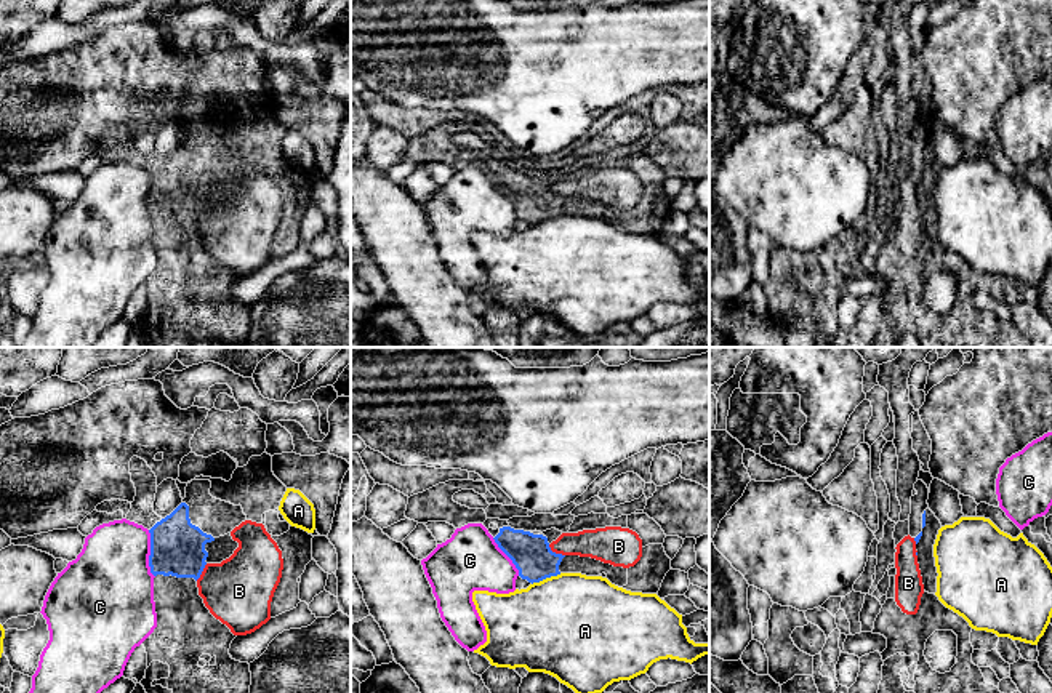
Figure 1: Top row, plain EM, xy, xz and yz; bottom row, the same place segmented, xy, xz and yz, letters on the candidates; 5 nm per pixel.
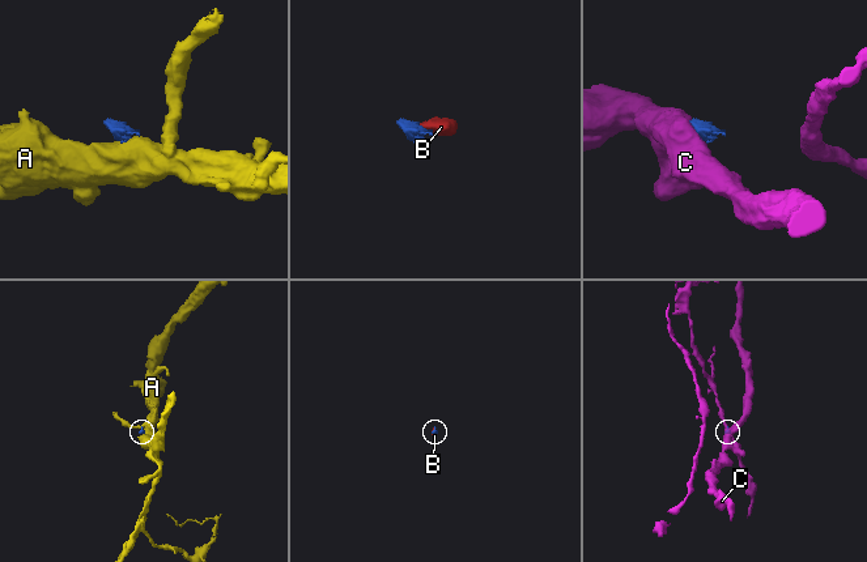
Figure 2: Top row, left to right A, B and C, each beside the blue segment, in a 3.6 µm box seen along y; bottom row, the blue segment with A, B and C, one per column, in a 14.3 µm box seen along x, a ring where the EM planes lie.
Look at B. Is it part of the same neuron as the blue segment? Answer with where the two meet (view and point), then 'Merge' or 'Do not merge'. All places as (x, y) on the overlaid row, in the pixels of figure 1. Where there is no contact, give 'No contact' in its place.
Touches blue at xz (554, 552). Do not merge

